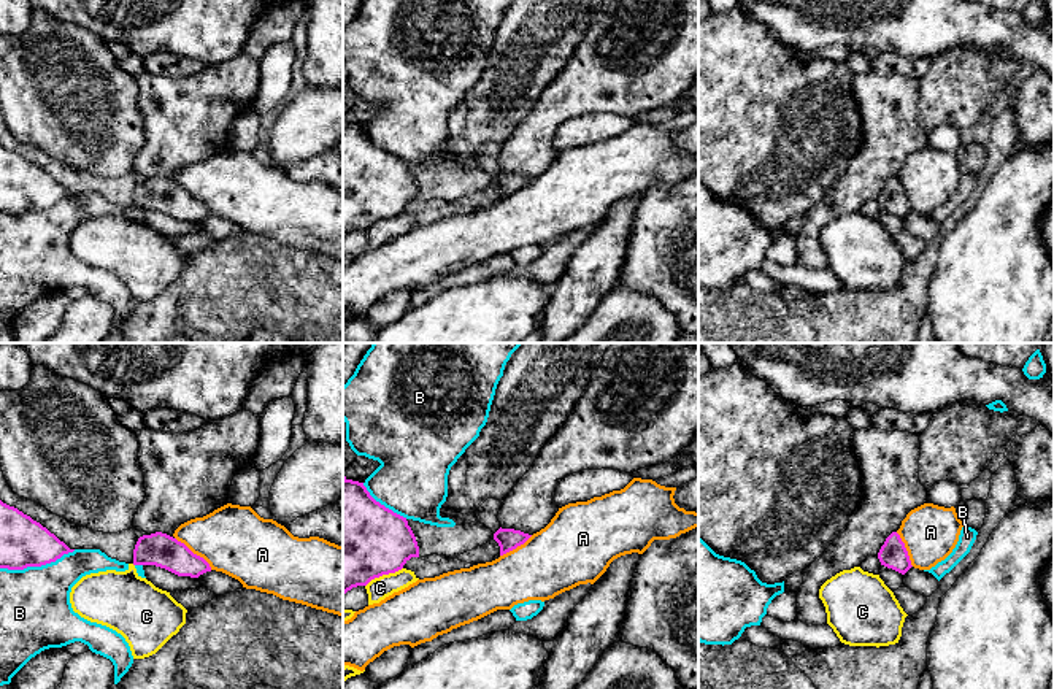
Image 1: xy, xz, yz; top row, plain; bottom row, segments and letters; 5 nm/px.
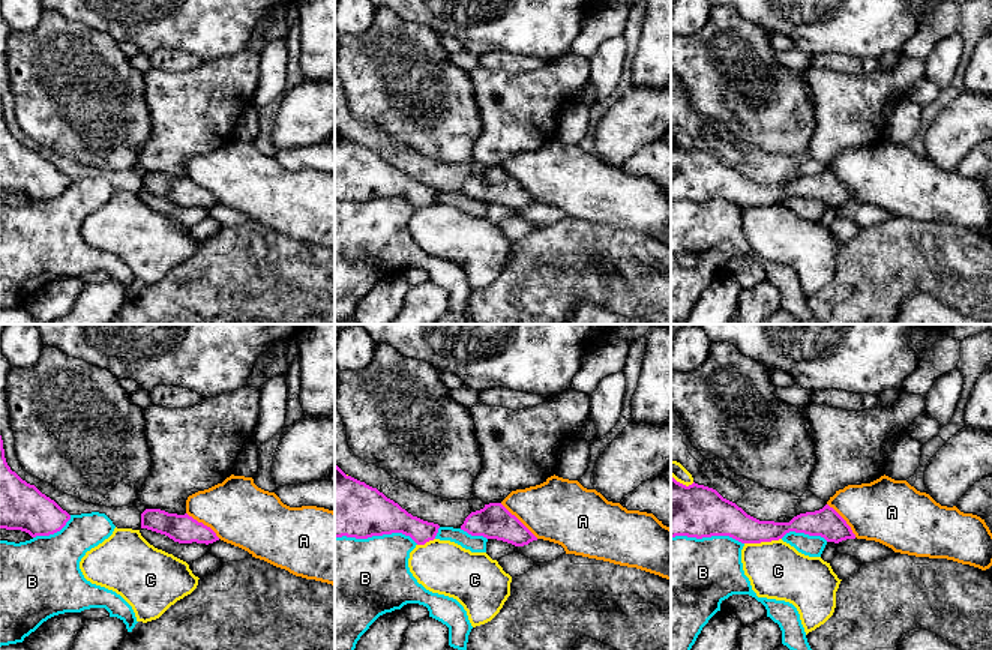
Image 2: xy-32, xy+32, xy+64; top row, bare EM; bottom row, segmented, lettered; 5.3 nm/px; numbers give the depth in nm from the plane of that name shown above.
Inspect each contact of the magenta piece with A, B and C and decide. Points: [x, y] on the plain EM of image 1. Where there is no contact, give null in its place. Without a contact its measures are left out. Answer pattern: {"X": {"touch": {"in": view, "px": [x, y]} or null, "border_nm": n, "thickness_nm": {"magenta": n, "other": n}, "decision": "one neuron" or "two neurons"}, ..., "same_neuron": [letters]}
{"A": {"touch": {"in": "xy", "px": [192, 197]}, "border_nm": 260, "thickness_nm": {"magenta": 170, "other": 360}, "decision": "two neurons"}, "B": {"touch": {"in": "xy", "px": [37, 210]}, "border_nm": 400, "thickness_nm": {"magenta": 240, "other": 360}, "decision": "two neurons"}, "C": {"touch": {"in": "xz", "px": [383, 218]}, "border_nm": 220, "thickness_nm": {"magenta": 480, "other": 110}, "decision": "two neurons"}, "same_neuron": []}

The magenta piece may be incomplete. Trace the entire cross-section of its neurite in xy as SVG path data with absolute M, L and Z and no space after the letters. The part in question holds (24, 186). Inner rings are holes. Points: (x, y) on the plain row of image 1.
M0 144L0 213L41 211L73 195L40 167Z

